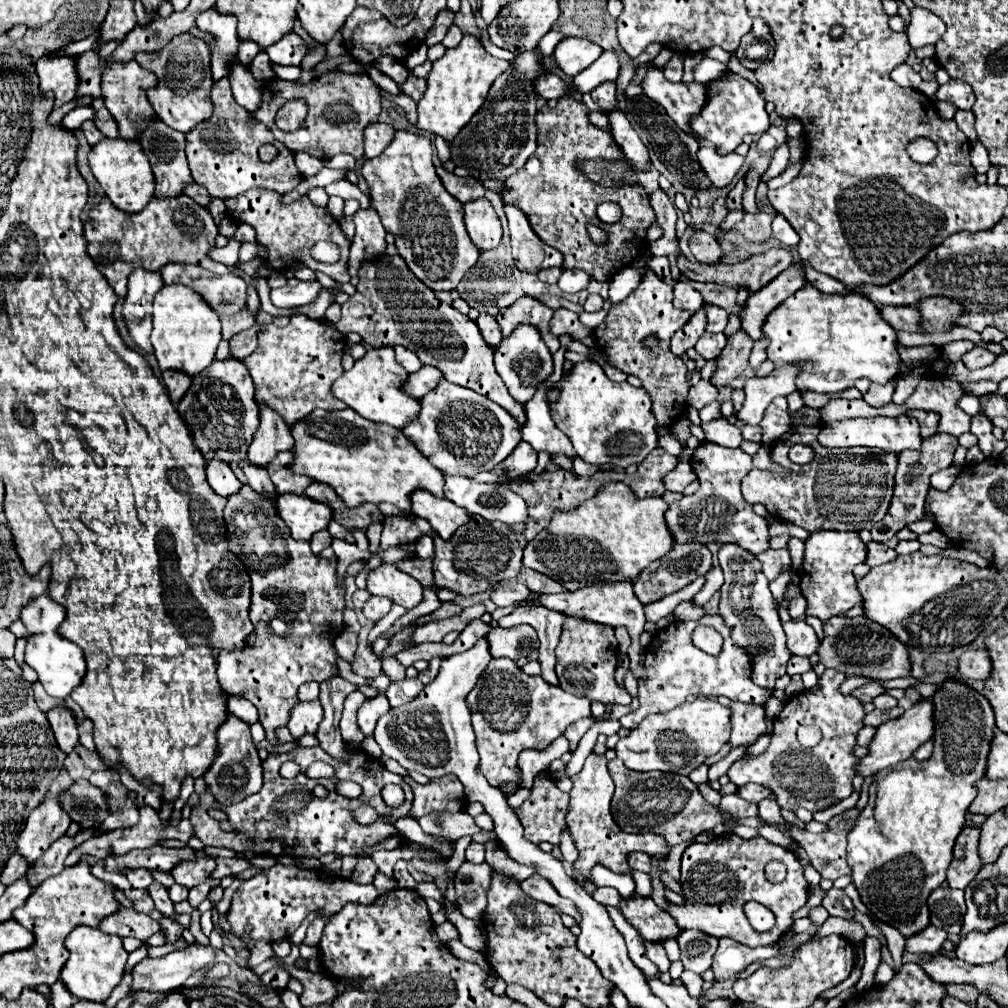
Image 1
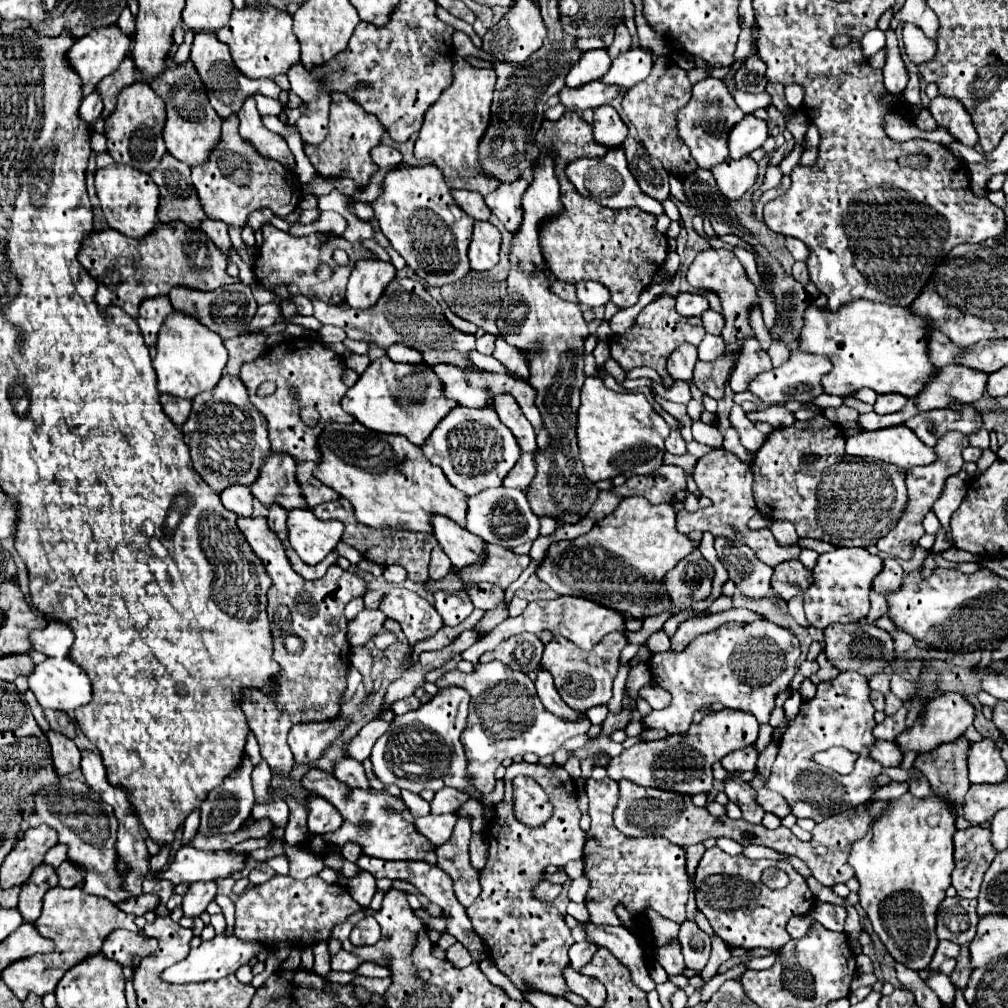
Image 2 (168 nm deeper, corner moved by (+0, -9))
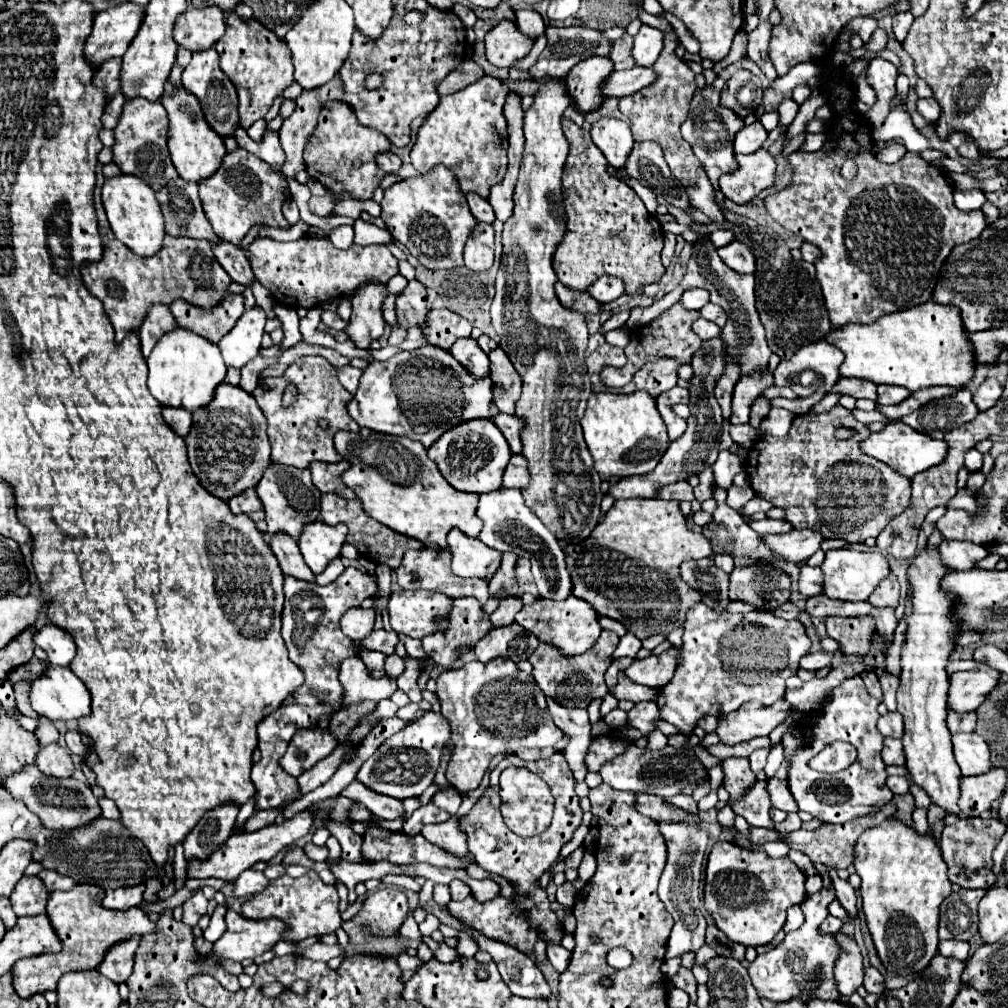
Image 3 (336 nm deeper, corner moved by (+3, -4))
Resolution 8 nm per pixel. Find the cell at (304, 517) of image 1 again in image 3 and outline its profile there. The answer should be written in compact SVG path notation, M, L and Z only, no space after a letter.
M316 522L304 528L302 536L298 538L298 546L306 564L314 574L324 572L328 562L340 556L344 538L346 538L344 524L328 526L328 524Z

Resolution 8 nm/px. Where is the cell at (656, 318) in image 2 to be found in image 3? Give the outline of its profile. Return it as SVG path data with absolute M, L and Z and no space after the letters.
M680 302L674 304L672 308L668 308L666 312L662 312L656 320L652 320L646 326L634 328L630 330L630 334L634 334L628 342L628 346L624 348L627 358L626 368L642 368L646 362L658 360L658 358L676 358L680 364L688 364L692 360L692 354L696 352L696 348L700 348L700 338L692 332L692 320L696 320L696 316L700 316L700 312L692 312L686 310Z

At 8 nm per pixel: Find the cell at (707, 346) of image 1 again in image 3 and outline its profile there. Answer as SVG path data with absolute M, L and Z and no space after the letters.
M698 318L698 320L694 320L692 330L694 330L702 340L710 340L710 338L714 338L714 336L720 334L720 328L718 328L716 324L712 324L710 320L706 320L706 318Z

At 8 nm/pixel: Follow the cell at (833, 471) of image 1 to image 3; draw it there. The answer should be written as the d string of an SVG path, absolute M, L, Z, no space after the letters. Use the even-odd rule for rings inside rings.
M834 406L822 414L800 414L792 420L792 428L784 438L764 436L752 448L744 462L744 468L750 476L752 488L760 498L766 498L774 506L786 512L786 520L794 528L812 528L822 532L826 538L844 538L848 542L864 542L868 536L878 536L882 528L902 514L910 504L910 480L892 472L886 464L880 464L876 458L870 458L860 450L860 440L866 440L870 430L866 424L858 422L852 412L842 406ZM838 426L852 426L856 430L854 440L840 442L834 438Z

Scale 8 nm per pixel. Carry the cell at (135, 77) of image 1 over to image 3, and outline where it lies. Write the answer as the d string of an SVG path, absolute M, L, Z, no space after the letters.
M144 98L128 100L124 104L124 112L120 116L118 126L114 128L116 144L114 144L114 162L122 170L122 174L132 174L142 178L156 192L164 188L170 180L178 178L178 172L170 160L166 138L168 138L168 114L160 102L152 104Z

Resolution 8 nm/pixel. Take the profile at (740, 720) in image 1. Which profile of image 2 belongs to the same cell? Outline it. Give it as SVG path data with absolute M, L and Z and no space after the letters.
M755 743L747 745L745 749L731 751L727 757L723 757L723 767L727 771L753 771L757 765L757 749Z

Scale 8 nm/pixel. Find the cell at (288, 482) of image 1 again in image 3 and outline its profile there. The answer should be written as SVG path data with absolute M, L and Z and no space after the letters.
M342 460L338 464L324 464L324 462L316 462L310 466L310 472L312 472L312 480L316 484L316 488L320 492L334 492L342 498L356 498L356 494L342 482L342 472L346 468L350 468L352 464L348 460Z

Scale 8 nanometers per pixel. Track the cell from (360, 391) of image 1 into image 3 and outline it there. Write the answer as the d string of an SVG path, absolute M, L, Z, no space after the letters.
M426 344L384 362L370 362L360 378L354 400L348 404L348 412L360 428L406 436L430 448L446 430L474 418L490 420L494 416L492 378L474 378L448 350Z

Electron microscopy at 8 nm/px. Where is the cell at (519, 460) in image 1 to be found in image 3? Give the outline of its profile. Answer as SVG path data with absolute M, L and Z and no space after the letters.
M516 454L510 458L508 462L508 468L504 472L504 488L518 488L518 490L524 490L528 486L528 468L526 468L526 460L522 454Z

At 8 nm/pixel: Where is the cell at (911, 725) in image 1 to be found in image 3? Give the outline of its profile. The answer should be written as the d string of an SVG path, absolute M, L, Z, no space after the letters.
M980 664L978 668L972 668L968 672L952 674L948 704L962 714L972 712L990 696L1000 678L1002 672L988 664Z

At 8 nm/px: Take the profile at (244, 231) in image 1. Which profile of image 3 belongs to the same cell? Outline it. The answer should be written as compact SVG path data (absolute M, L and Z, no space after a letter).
M444 166L432 168L426 176L408 178L390 186L382 200L382 220L394 240L404 244L410 254L430 270L462 266L464 244L478 224L466 204L466 196L462 194L456 176Z

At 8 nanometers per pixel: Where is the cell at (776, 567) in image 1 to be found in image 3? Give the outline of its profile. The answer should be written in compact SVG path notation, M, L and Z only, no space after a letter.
M802 566L800 568L800 580L798 580L800 592L804 596L818 596L824 592L824 574L820 568L812 568L812 566Z

